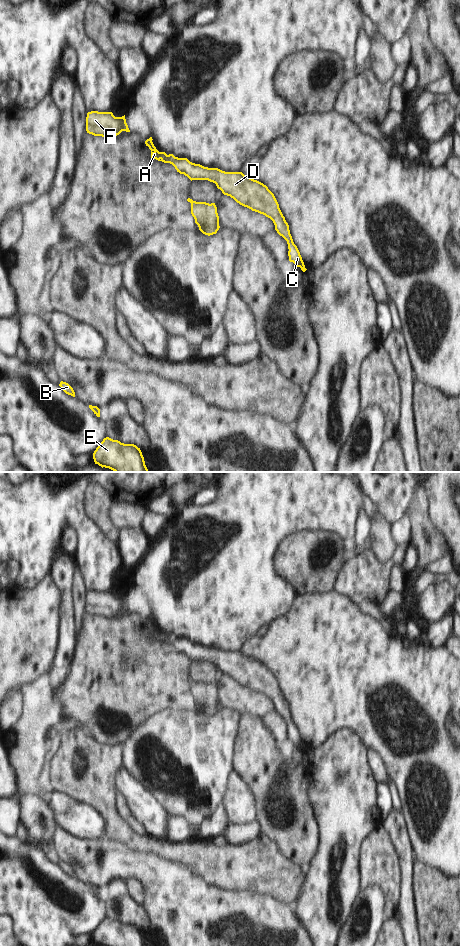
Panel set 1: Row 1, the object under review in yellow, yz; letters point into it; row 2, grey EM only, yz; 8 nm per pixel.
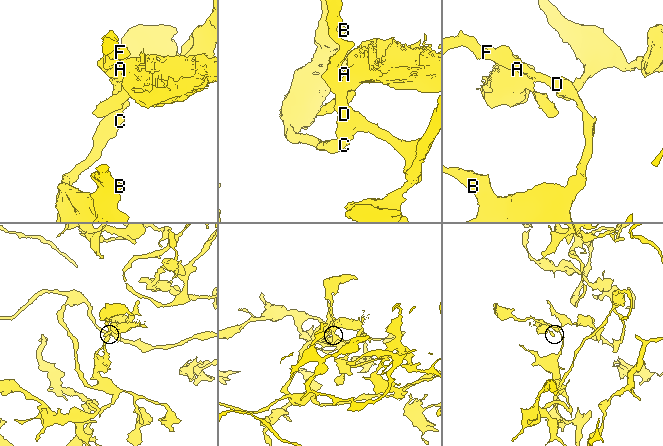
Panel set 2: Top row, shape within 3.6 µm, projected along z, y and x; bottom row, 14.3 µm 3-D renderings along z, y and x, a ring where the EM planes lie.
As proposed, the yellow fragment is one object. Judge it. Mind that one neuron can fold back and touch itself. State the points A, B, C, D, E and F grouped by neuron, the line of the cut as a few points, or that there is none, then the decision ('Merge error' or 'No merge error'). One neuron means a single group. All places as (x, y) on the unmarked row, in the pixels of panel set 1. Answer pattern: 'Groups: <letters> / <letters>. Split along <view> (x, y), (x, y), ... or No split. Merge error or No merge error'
Groups: A / B C D E F. Split along yz (167, 635), (170, 642). Merge error.

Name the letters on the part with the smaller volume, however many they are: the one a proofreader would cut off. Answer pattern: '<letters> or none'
A

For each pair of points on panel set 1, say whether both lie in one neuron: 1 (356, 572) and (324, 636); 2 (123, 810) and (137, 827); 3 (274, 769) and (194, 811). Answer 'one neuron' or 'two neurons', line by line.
1: two neurons
2: one neuron
3: two neurons

